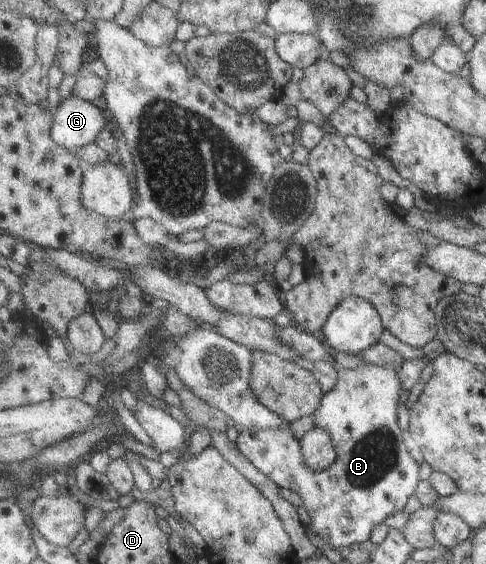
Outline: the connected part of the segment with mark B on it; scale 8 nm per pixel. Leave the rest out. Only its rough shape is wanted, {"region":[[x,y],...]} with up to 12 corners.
{"region":[[338,368],[314,424],[336,461],[304,463],[290,426],[243,429],[245,458],[302,496],[330,546],[405,510],[419,463],[396,369]]}

